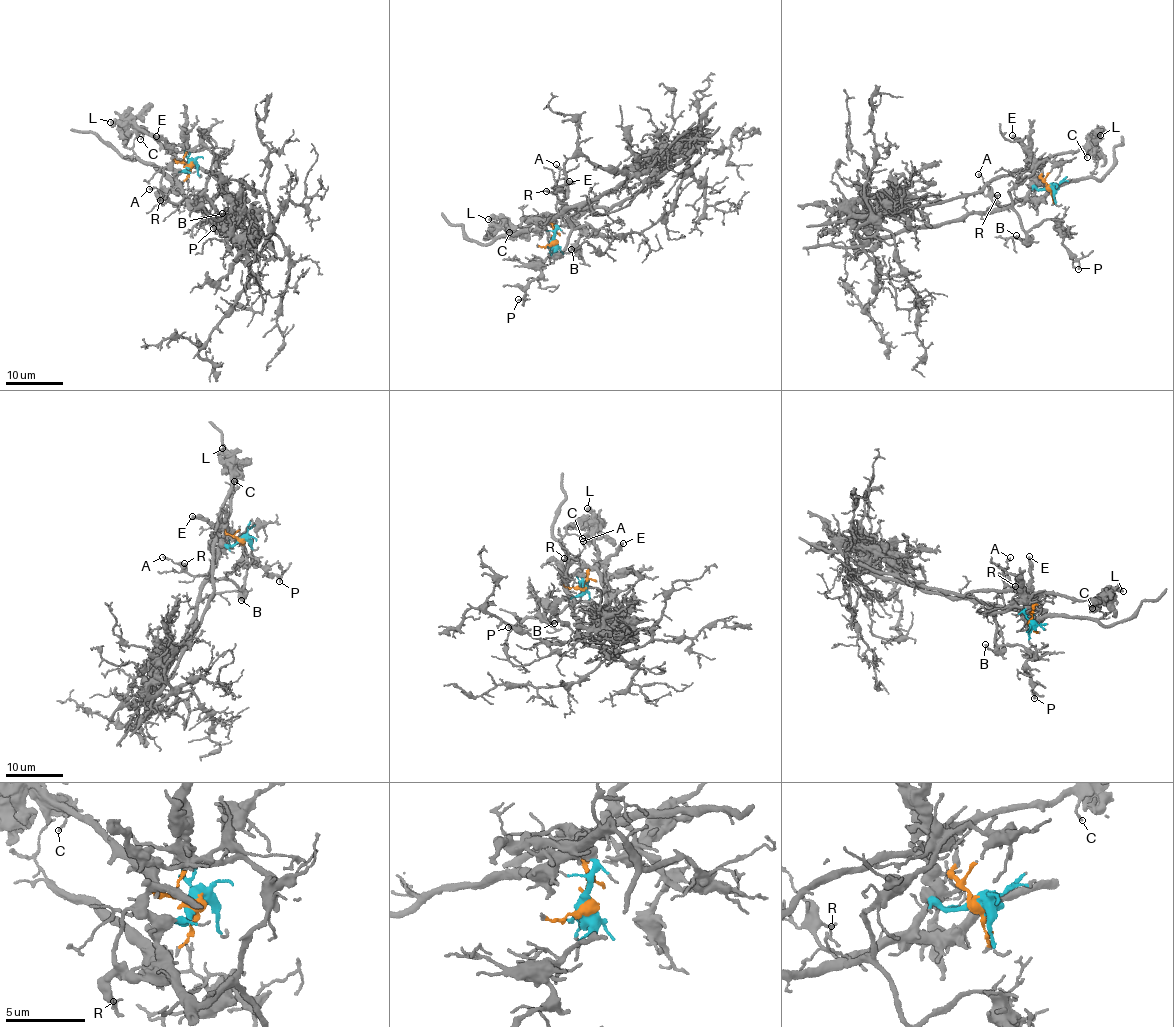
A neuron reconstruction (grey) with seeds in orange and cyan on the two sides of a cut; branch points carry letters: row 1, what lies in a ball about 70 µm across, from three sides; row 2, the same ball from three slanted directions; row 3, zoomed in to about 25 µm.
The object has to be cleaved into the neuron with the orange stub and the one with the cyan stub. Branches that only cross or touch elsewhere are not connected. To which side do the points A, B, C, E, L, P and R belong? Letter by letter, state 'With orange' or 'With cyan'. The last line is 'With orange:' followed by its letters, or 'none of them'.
A: With cyan
B: With cyan
C: With orange
E: With orange
L: With orange
P: With cyan
R: With cyan
With orange: C, E, L

